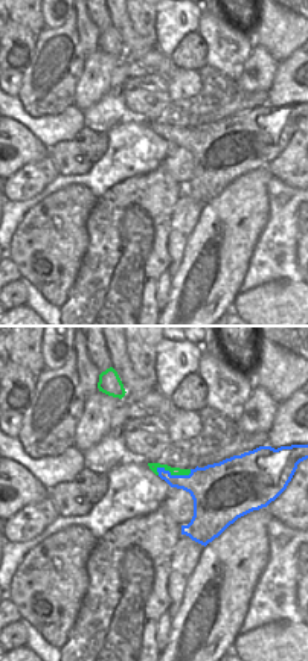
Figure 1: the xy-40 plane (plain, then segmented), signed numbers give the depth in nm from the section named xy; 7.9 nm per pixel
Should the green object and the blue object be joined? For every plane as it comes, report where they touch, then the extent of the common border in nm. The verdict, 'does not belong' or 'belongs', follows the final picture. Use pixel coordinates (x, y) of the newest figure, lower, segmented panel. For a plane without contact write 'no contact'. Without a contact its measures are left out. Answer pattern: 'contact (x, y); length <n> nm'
contact (174, 474); length 300 nm

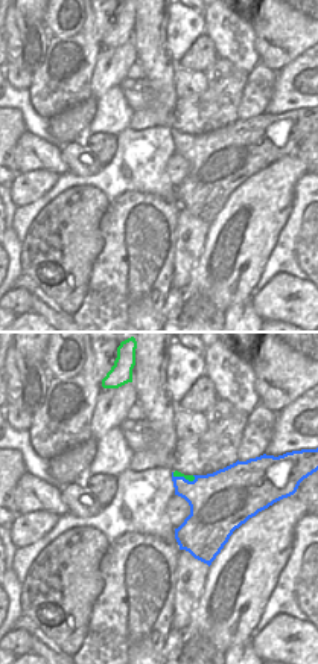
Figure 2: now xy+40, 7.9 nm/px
contact (184, 477); length 200 nm

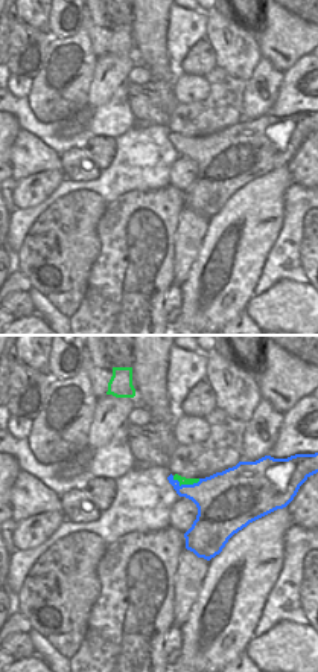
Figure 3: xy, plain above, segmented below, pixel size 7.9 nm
contact (186, 483); length 240 nm

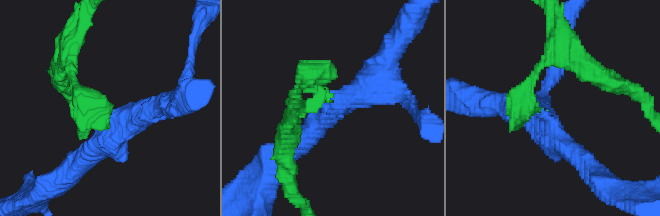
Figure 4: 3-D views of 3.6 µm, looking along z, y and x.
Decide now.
does not belong

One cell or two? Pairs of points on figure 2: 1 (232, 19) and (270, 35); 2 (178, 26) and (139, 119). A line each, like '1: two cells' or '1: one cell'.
1: two cells
2: two cells

